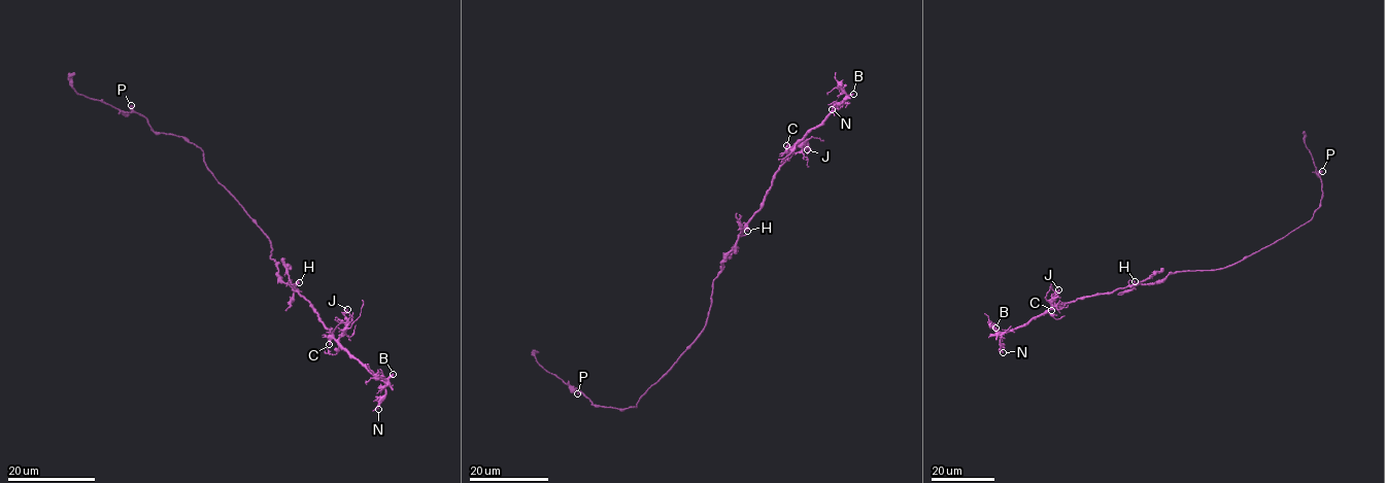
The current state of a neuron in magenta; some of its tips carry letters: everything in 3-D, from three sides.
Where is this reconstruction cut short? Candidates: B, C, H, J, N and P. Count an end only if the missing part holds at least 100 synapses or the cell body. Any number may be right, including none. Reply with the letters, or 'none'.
none

